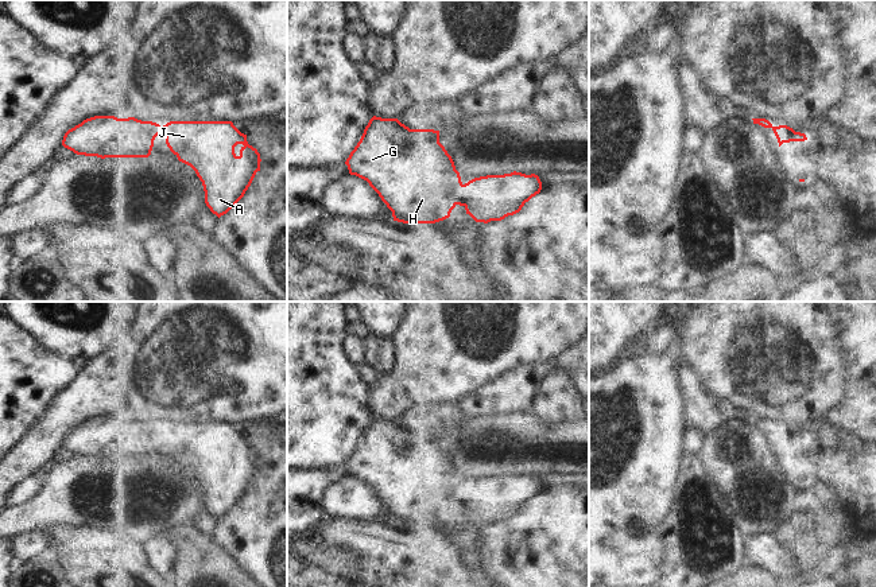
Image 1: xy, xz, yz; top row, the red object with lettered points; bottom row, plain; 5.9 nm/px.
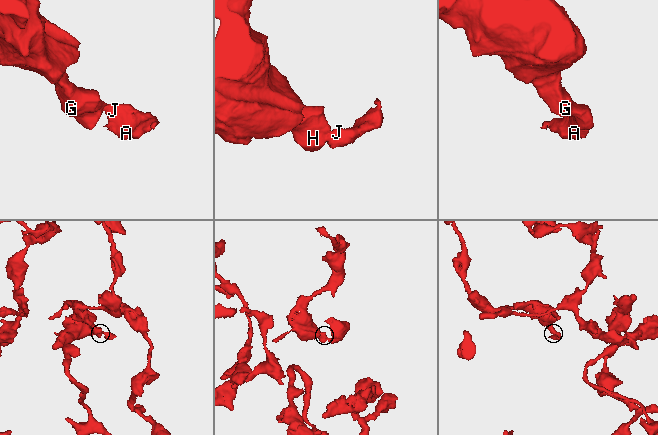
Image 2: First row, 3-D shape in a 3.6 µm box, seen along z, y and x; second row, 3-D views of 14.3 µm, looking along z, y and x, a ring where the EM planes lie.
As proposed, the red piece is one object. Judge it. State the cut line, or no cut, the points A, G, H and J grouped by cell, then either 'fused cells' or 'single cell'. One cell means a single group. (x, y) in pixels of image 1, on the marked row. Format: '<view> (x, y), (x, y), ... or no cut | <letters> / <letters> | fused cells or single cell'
no cut | A G H J | single cell

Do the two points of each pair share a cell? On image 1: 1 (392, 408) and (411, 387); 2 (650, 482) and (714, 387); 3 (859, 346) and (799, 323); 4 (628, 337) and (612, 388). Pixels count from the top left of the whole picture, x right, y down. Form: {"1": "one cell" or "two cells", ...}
{"1": "one cell", "2": "two cells", "3": "two cells", "4": "two cells"}

